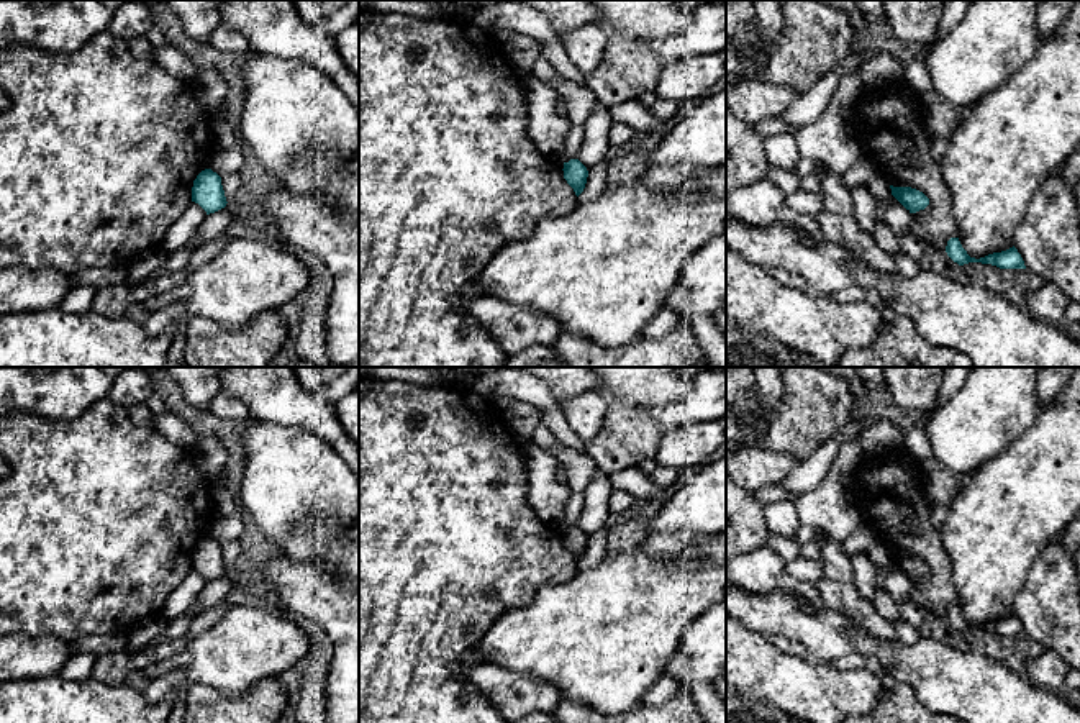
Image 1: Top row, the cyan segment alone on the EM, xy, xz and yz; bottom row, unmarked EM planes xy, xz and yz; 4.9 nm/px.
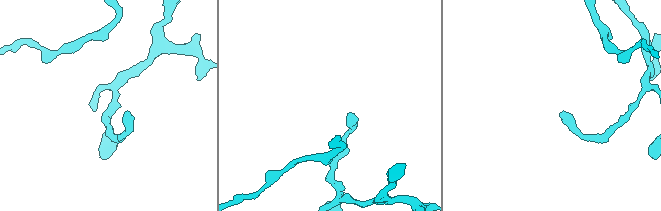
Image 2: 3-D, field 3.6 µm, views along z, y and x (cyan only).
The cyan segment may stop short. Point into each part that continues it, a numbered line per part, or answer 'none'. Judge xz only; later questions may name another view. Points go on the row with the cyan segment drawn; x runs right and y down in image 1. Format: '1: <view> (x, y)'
none

